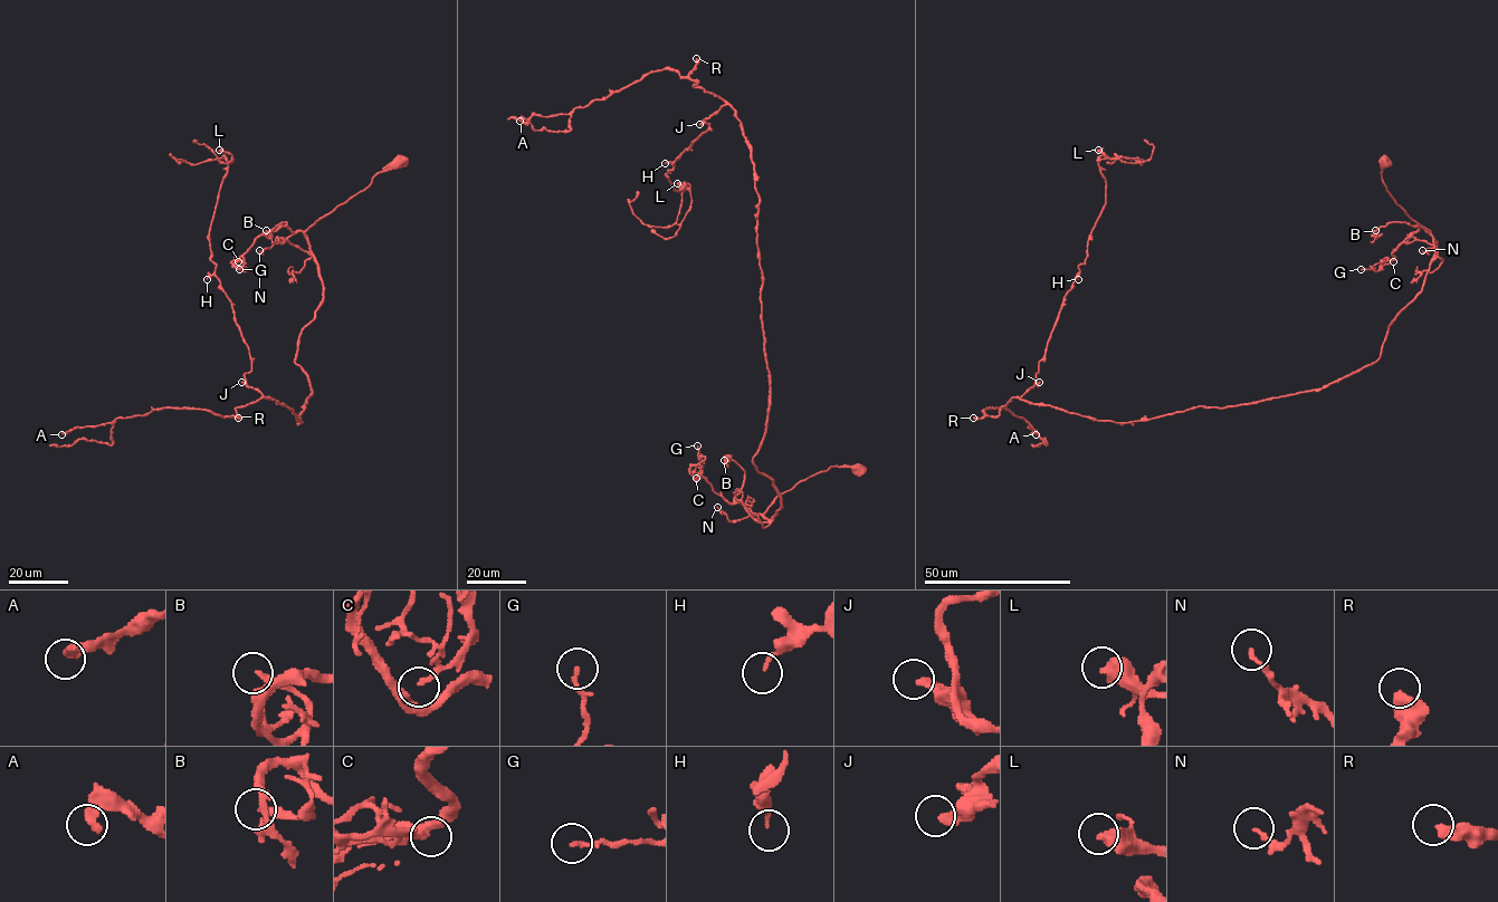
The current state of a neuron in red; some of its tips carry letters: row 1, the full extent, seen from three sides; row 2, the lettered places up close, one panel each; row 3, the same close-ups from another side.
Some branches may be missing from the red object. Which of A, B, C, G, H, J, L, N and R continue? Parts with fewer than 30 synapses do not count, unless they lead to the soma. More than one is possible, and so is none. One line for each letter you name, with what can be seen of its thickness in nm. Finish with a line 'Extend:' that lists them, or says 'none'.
Extend: none

